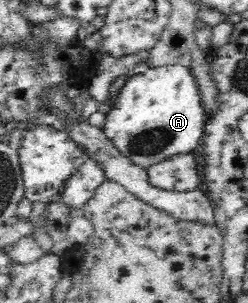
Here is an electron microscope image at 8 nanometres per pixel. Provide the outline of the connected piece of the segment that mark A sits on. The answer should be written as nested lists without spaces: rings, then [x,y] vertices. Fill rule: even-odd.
[[[162,65],[128,78],[102,128],[121,155],[148,169],[170,156],[193,152],[205,134],[205,122],[201,89],[193,69],[185,65]]]

